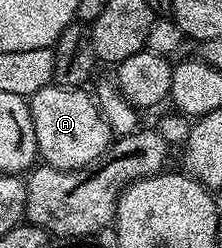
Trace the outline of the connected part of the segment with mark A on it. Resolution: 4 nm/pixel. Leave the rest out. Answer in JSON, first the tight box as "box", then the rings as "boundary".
{"box":[29,83,112,172],"boundary":[[[53,83],[46,88],[36,90],[36,94],[29,97],[30,113],[32,114],[32,126],[36,130],[36,146],[38,155],[43,165],[59,168],[67,172],[77,168],[88,168],[94,161],[100,159],[106,153],[106,149],[112,143],[112,133],[108,122],[98,109],[95,97],[86,93],[82,88],[65,88]]]}

